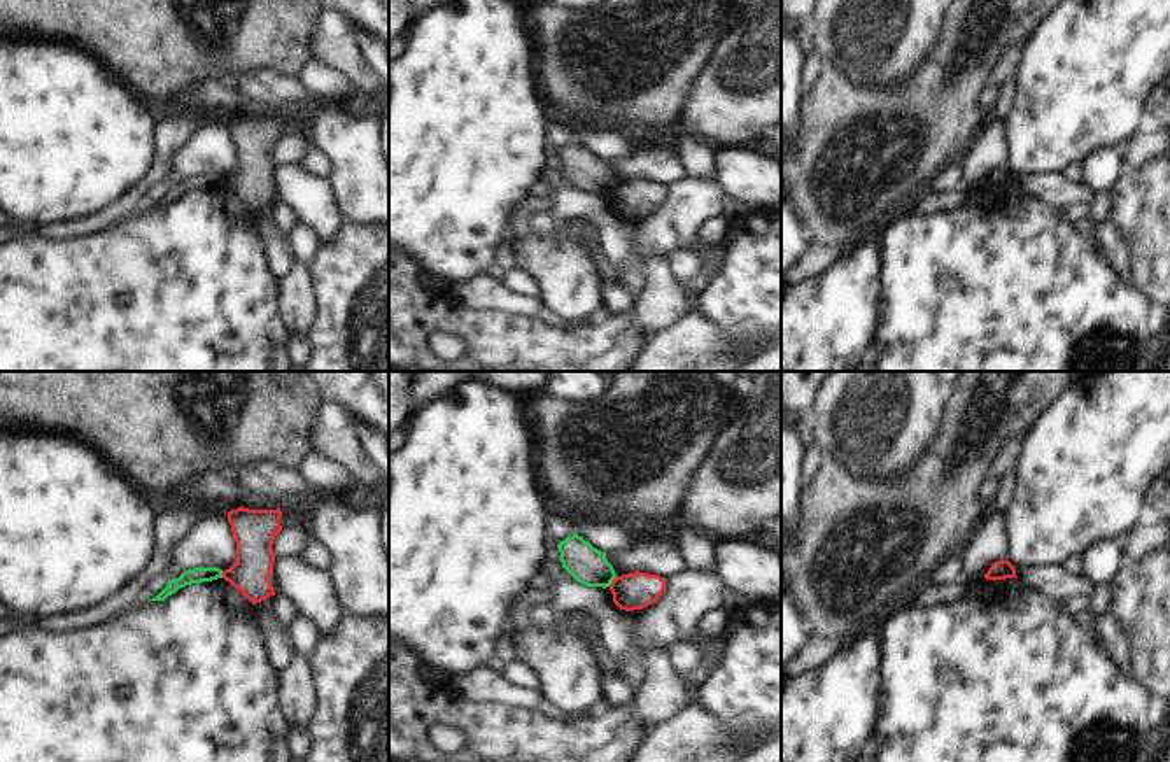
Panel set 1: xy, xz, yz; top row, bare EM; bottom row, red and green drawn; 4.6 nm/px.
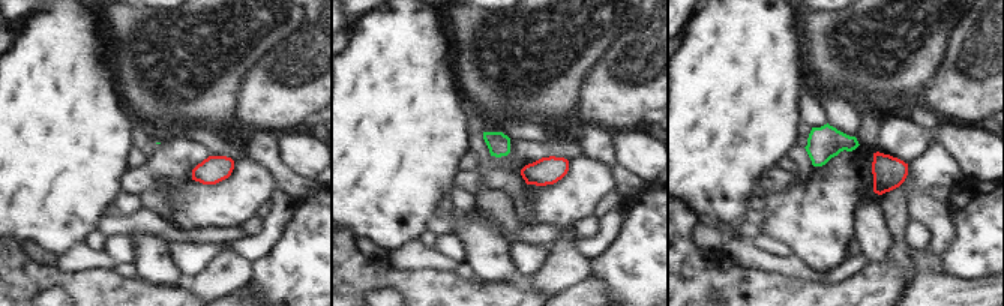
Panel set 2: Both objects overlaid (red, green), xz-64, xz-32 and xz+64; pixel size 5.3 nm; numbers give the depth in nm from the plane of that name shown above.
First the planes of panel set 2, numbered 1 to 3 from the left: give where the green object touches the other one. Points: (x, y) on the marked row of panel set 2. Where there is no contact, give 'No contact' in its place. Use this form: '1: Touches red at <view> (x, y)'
1: No contact
2: No contact
3: No contact

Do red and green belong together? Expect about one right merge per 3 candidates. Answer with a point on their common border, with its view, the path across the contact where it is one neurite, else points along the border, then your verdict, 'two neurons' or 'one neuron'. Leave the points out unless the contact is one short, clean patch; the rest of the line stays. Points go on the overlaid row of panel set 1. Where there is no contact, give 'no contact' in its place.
contact xz (612, 582); border xz (617, 577), (608, 585); two neurons

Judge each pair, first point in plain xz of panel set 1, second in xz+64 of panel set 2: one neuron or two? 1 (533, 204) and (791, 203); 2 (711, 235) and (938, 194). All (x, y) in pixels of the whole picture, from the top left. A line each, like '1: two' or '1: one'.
1: two
2: one

